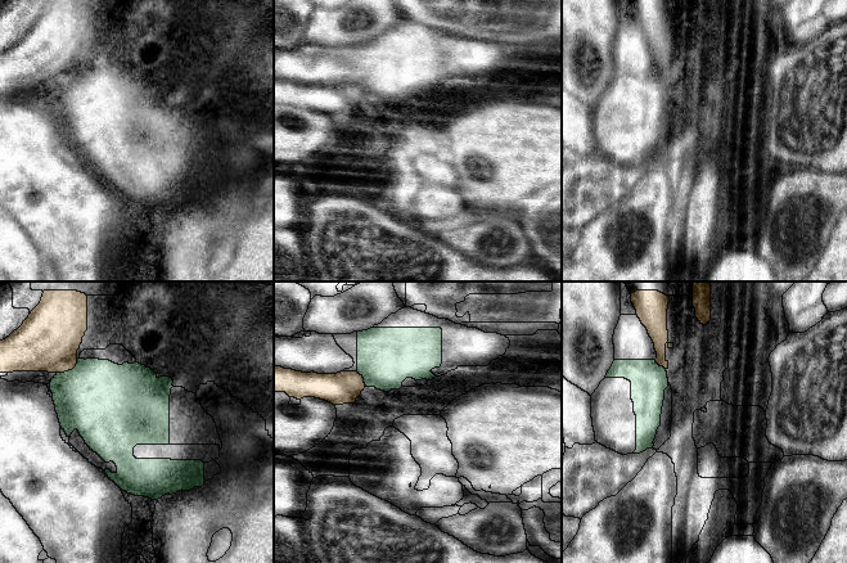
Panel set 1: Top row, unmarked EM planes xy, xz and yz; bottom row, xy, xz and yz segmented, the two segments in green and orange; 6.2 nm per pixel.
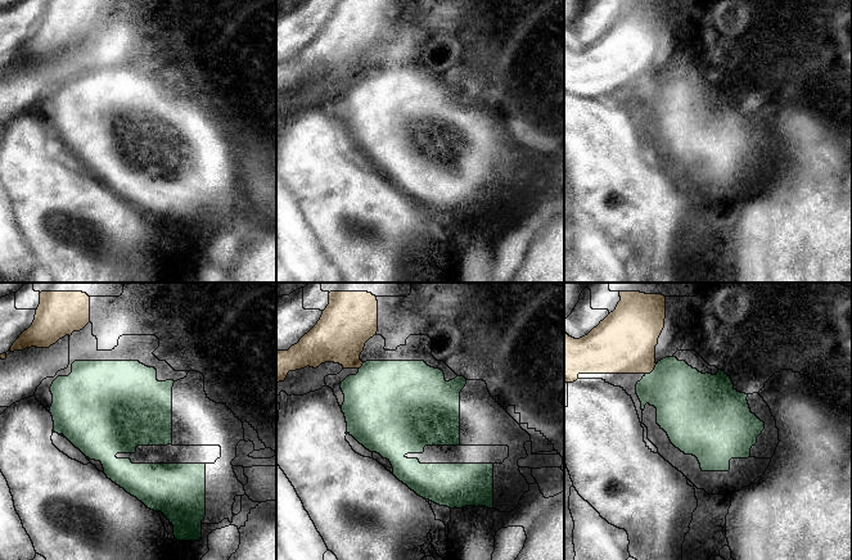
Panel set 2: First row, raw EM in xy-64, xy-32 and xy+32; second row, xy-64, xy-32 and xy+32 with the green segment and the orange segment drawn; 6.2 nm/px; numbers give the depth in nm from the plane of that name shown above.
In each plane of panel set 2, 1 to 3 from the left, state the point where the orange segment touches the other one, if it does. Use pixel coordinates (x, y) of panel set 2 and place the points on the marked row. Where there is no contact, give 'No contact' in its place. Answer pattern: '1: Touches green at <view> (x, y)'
1: No contact
2: Touches green at xy-32 (361, 366)
3: Touches green at xy+32 (653, 370)

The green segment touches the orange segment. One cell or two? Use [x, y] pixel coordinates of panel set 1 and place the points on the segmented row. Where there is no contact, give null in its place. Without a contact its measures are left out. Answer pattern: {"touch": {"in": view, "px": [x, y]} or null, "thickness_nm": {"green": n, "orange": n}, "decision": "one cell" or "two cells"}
{"touch": {"in": "xy", "px": [68, 370]}, "thickness_nm": {"green": 480, "orange": 380}, "decision": "two cells"}

